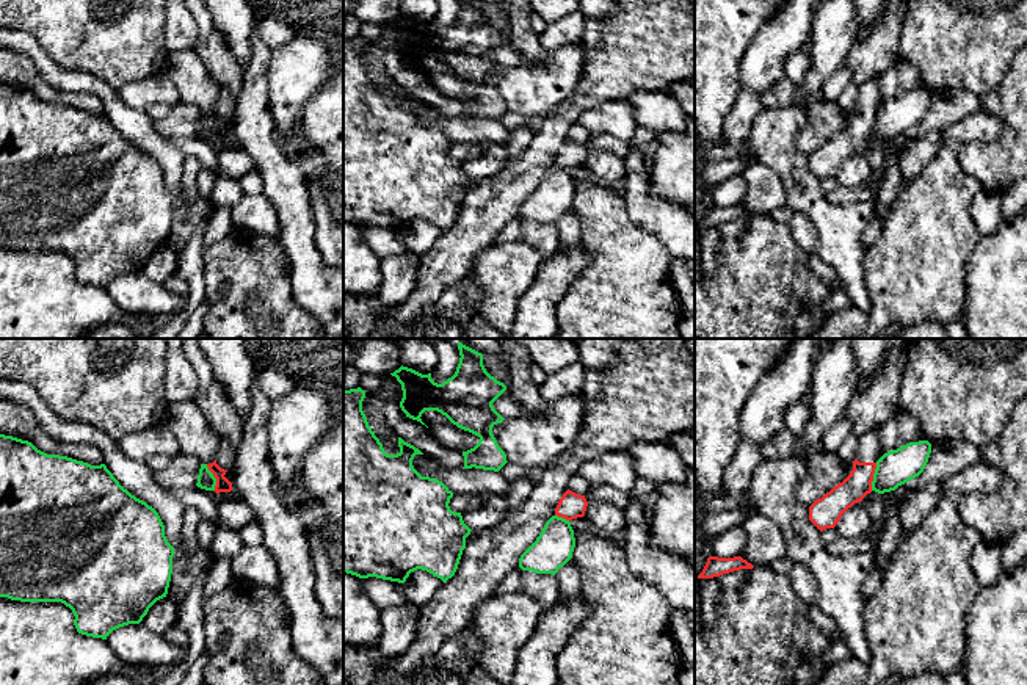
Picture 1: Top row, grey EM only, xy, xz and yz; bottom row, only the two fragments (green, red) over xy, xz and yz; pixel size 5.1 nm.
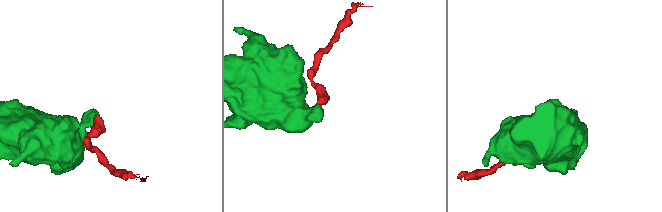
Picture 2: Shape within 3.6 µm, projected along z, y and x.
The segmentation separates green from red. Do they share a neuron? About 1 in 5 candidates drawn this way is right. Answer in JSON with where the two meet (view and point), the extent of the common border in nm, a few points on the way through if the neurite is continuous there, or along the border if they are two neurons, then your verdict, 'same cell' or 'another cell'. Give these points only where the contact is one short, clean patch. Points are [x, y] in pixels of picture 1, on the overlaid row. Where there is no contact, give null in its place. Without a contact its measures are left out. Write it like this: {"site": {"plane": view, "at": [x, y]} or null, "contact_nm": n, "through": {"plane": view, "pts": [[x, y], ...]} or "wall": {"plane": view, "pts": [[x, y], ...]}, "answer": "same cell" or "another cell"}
{"site": {"plane": "yz", "at": [874, 477]}, "contact_nm": 150, "wall": {"plane": "yz", "pts": [[877, 463], [870, 489]]}, "answer": "another cell"}

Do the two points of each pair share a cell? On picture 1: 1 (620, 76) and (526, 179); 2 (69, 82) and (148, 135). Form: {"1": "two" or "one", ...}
{"1": "one", "2": "one"}

